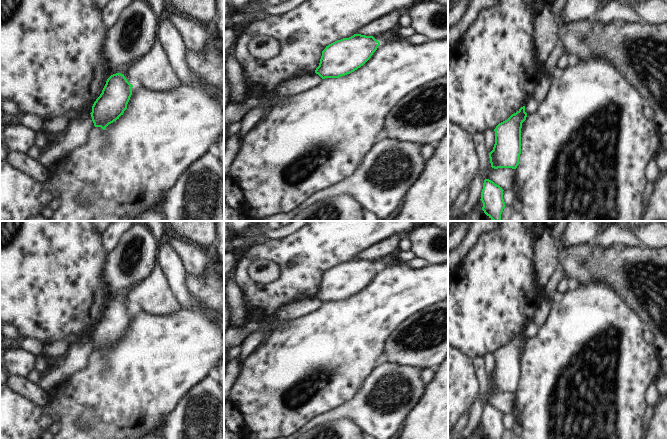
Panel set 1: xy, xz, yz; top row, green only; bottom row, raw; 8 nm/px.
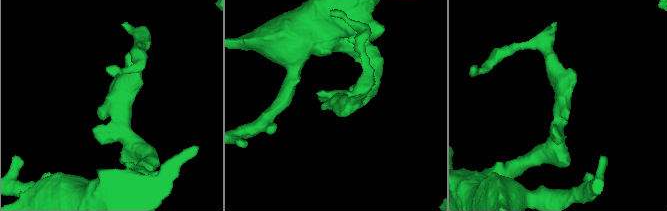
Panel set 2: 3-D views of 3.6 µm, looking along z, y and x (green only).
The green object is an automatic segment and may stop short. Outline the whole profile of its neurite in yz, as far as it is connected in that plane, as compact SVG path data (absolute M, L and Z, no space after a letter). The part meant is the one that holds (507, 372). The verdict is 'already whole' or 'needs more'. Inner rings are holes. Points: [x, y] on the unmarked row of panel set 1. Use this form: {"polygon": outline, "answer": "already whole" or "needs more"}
{"polygon": "M523 330L496 350L495 368L489 377L492 392L517 392L521 378L521 352L526 341Z", "answer": "already whole"}

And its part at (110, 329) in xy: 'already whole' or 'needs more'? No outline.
already whole

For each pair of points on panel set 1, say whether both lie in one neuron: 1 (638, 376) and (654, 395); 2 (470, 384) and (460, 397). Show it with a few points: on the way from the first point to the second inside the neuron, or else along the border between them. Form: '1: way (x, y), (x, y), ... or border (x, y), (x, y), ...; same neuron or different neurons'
1: border (652, 382), (645, 392), (647, 404); different neurons
2: way (467, 387), (460, 394); same neuron

